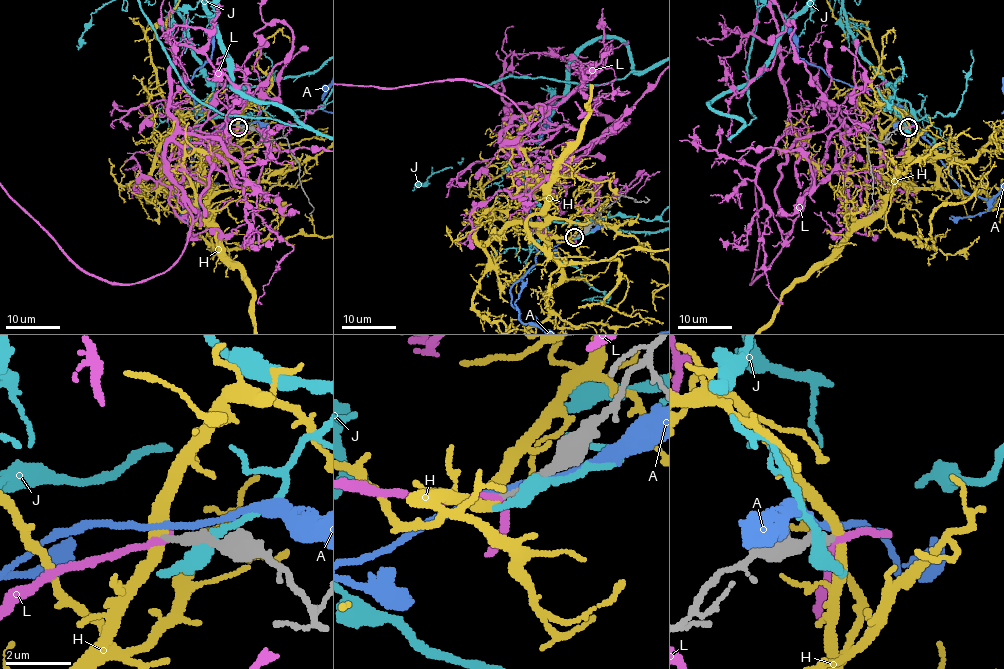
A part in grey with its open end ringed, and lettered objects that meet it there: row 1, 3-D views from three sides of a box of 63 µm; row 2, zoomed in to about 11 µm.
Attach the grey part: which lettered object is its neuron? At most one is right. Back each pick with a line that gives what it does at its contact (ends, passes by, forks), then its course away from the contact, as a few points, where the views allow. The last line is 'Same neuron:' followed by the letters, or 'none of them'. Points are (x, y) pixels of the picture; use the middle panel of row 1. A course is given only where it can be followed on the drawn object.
Same neuron: none of them

